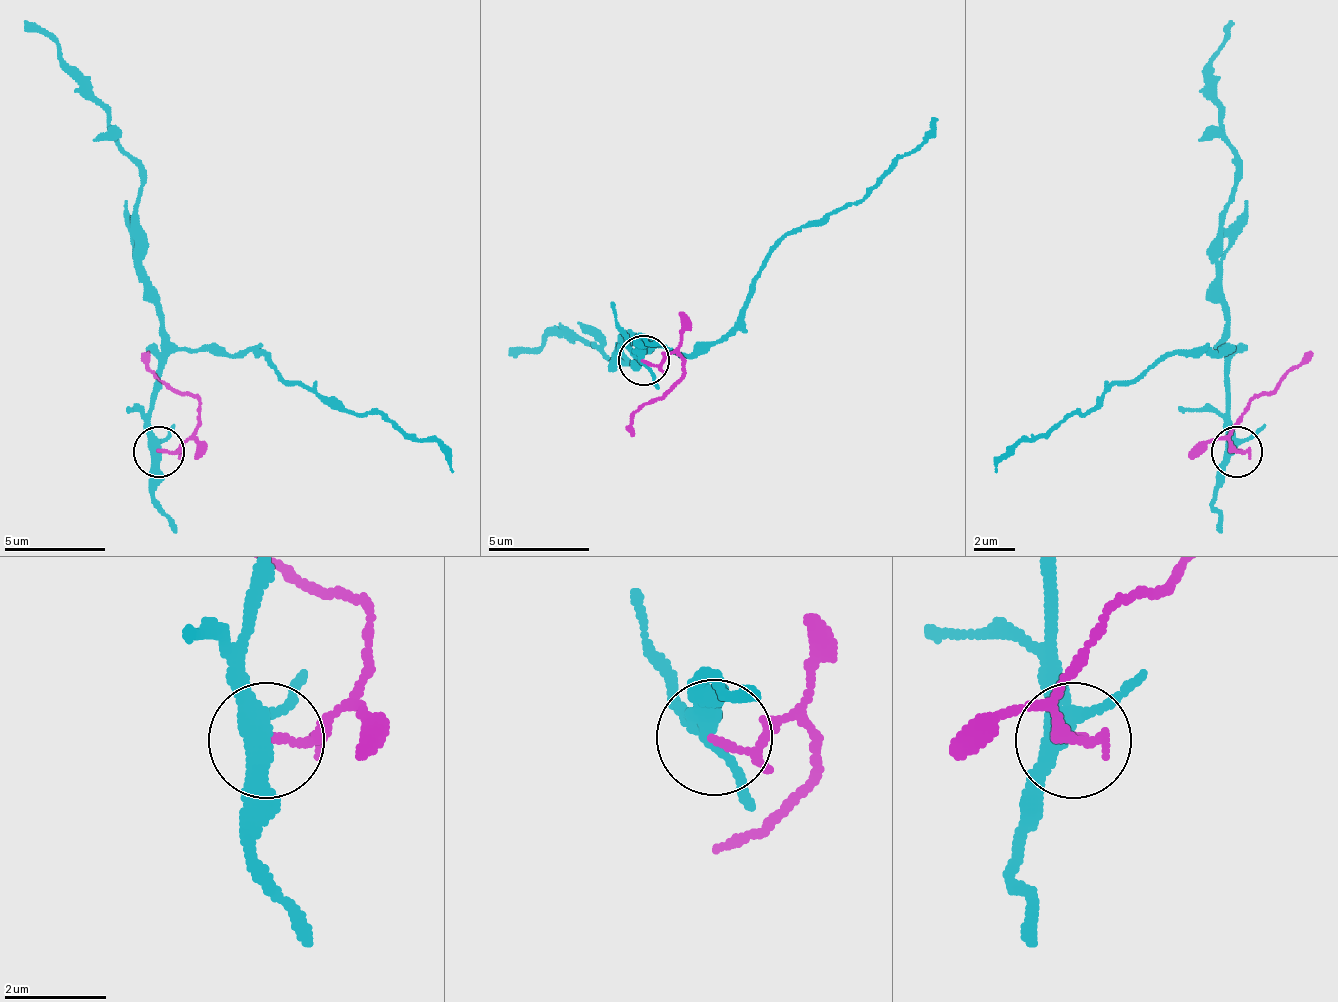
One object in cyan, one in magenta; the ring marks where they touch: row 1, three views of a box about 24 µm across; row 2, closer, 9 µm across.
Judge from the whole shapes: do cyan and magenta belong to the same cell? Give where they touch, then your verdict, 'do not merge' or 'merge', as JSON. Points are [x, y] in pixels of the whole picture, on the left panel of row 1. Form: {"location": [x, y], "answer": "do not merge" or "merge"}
{"location": [159, 451], "answer": "do not merge"}

